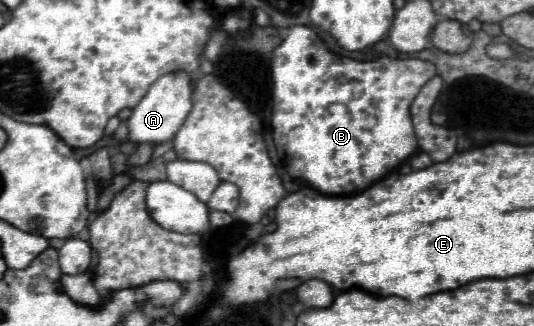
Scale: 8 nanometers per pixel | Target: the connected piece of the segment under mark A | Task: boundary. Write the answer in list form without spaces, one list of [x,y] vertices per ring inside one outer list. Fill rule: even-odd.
[[[184,70],[180,72],[168,72],[160,76],[146,92],[146,96],[136,104],[132,110],[132,116],[128,118],[128,138],[132,142],[150,142],[150,144],[162,144],[168,142],[180,128],[180,124],[186,120],[188,112],[192,110],[192,76]]]

